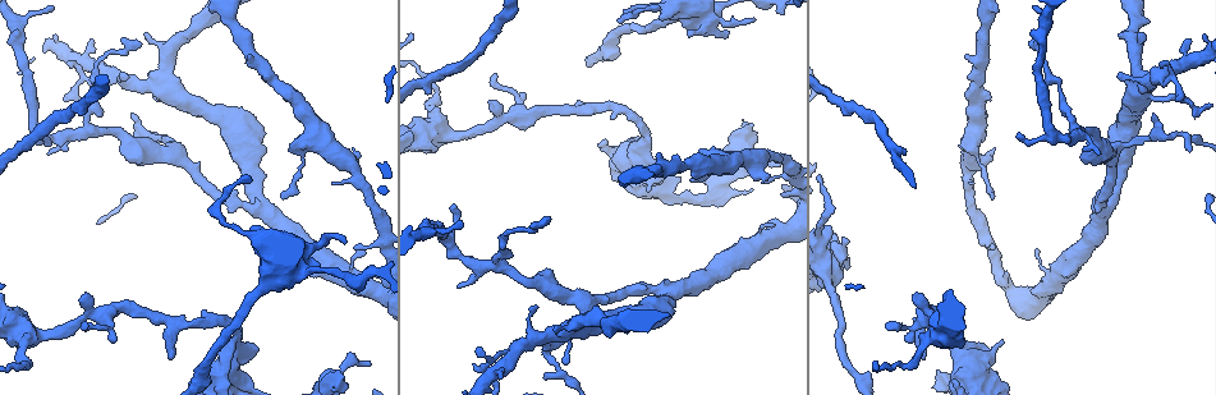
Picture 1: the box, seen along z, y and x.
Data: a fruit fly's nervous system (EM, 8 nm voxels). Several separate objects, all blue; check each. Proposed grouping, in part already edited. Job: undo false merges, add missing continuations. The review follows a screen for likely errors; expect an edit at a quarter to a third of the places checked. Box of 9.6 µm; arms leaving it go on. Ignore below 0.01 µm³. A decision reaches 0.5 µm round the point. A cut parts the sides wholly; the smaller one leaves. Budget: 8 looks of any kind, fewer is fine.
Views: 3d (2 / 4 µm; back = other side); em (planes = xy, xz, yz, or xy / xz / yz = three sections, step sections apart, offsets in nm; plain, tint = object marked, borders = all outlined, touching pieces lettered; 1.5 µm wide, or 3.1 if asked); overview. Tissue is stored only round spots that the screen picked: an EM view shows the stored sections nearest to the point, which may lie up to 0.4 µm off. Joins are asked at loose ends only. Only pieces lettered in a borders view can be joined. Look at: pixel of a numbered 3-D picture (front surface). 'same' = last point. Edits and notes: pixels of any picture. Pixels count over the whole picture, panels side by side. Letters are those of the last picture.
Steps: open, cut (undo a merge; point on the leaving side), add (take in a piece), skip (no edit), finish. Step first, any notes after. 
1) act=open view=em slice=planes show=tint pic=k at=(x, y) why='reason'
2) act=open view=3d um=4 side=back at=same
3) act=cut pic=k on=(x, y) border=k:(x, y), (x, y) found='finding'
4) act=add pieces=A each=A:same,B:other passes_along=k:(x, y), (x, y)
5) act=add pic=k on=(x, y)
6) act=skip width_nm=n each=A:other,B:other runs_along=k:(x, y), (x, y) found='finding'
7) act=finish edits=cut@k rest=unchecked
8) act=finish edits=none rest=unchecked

act=open view=em slice=planes show=borders pic=1 at=(915, 340) why='branch stops here'

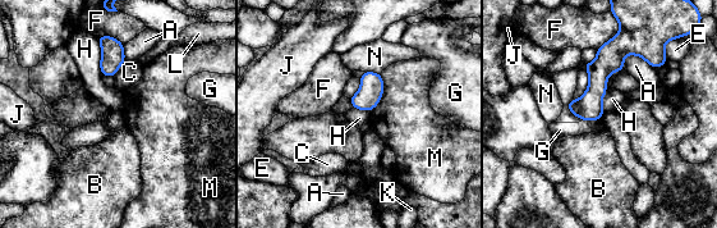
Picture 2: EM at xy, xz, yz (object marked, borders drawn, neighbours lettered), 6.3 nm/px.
act=skip longest_contact=H:240nm each=A:other,B:other,C:other,E:other,F:other,G:other,H:other,J:other,K:other,L:other,M:other,N:other runs_along=2:(653, 54), (623, 49), (571, 106) found='no lettered piece goes on from it'

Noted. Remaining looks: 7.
act=open view=em slice=planes show=borders pic=1 at=(687, 35) why='stops while still wide'

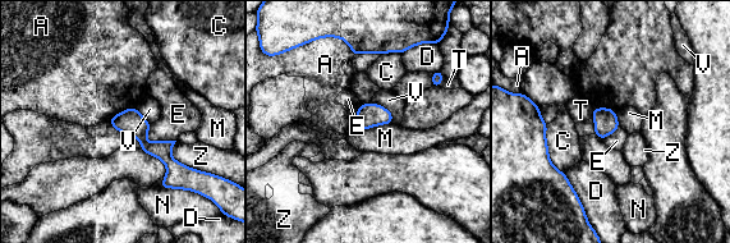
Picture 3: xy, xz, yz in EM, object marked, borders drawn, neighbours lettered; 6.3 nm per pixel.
act=skip longest_contact=C:340nm each=A:other,C:other,D:other,E:other,M:other,N:other,T:other,V:other,Z:other found='no lettered piece goes on from it'

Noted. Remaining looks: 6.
act=open view=em slice=planes show=borders pic=1 at=(335, 182) why='free end'

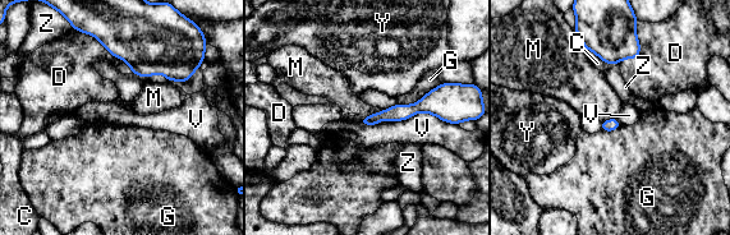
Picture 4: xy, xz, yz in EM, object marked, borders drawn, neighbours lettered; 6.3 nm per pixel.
act=skip longest_contact=V:380nm each=C:other,D:other,G:other,M:other,V:other,Y:other,Z:other border=4:(384, 110), (363, 116), (358, 121) found='no lettered piece goes on from it'

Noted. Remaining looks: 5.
act=open view=3d um=4 side=back pic=1 at=(782, 195) why='free end'

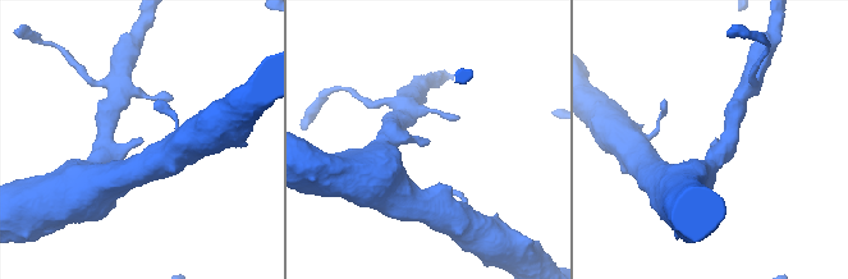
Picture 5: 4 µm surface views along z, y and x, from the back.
act=open view=em slice=planes show=tint pic=5 at=(429, 141) why='need the tissue'

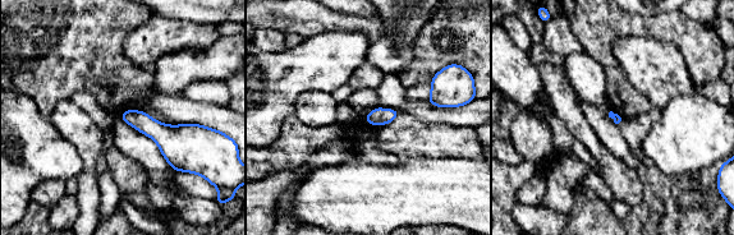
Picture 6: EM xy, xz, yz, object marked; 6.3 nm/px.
act=open view=em slice=planes show=borders at=same

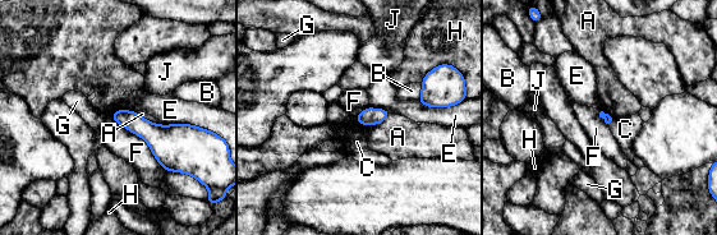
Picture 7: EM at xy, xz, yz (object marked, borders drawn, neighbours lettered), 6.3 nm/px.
act=skip each=A:other,B:other,C:other,E:other,F:other,G:other,H:other,J:other border=7:(110, 115), (146, 142), (165, 171) found='none of them fits'

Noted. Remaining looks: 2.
act=finish edits=none rest=unchecked

